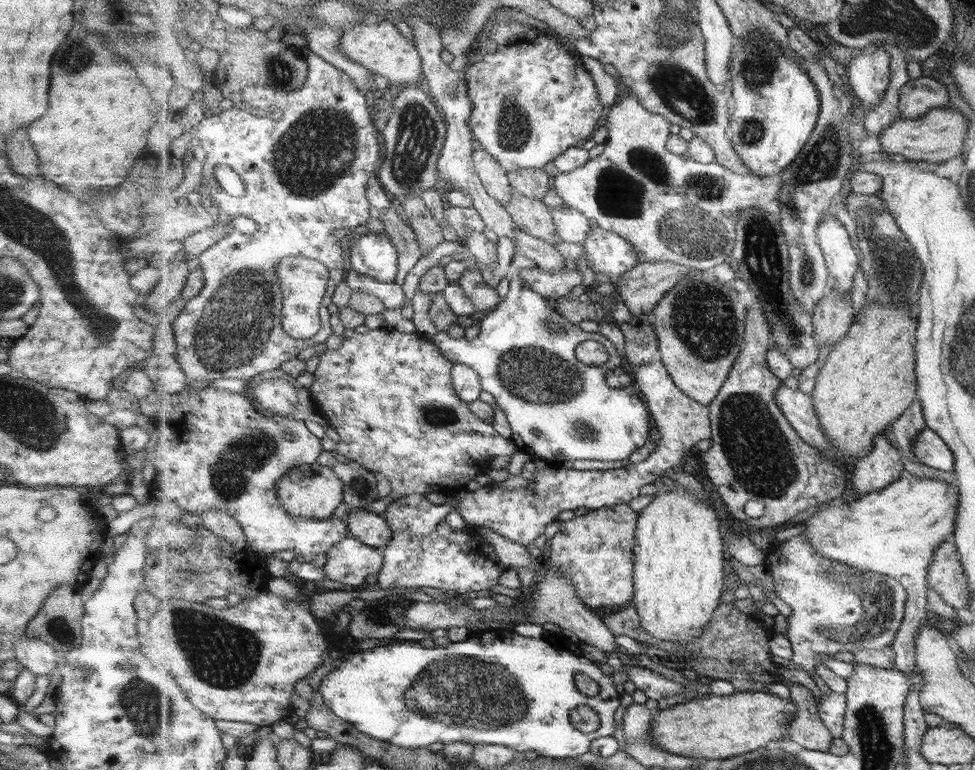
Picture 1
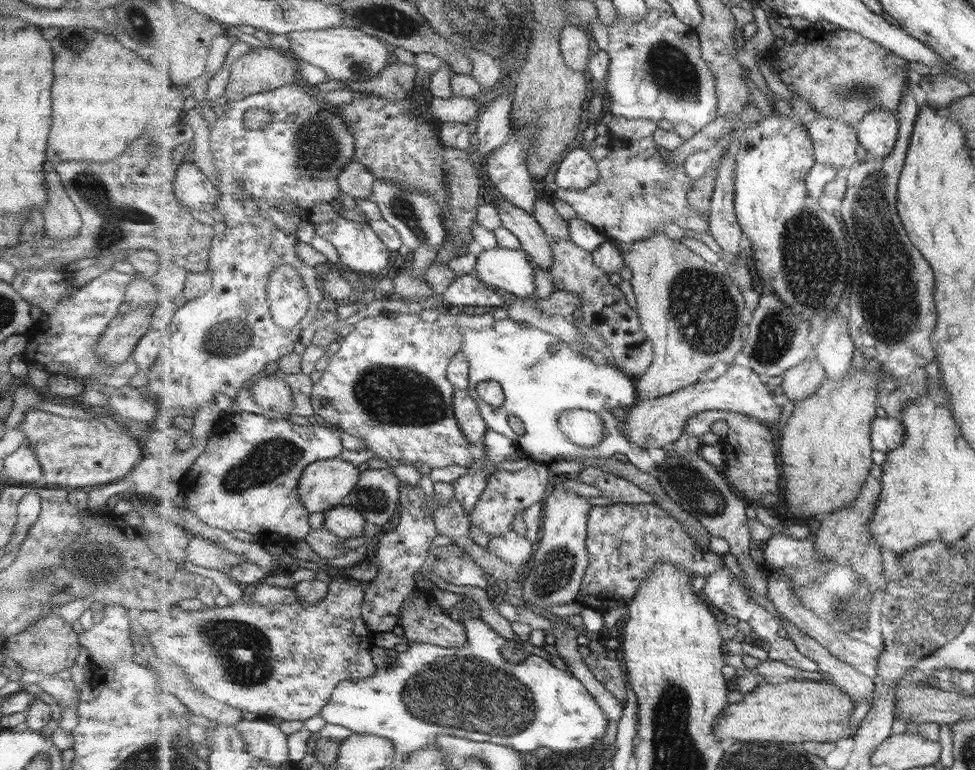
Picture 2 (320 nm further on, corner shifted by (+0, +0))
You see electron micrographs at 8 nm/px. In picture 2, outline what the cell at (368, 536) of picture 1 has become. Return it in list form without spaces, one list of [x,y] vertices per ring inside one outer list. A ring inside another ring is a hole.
[[[348,503],[331,508],[324,513],[324,527],[342,539],[363,536],[367,519]]]

